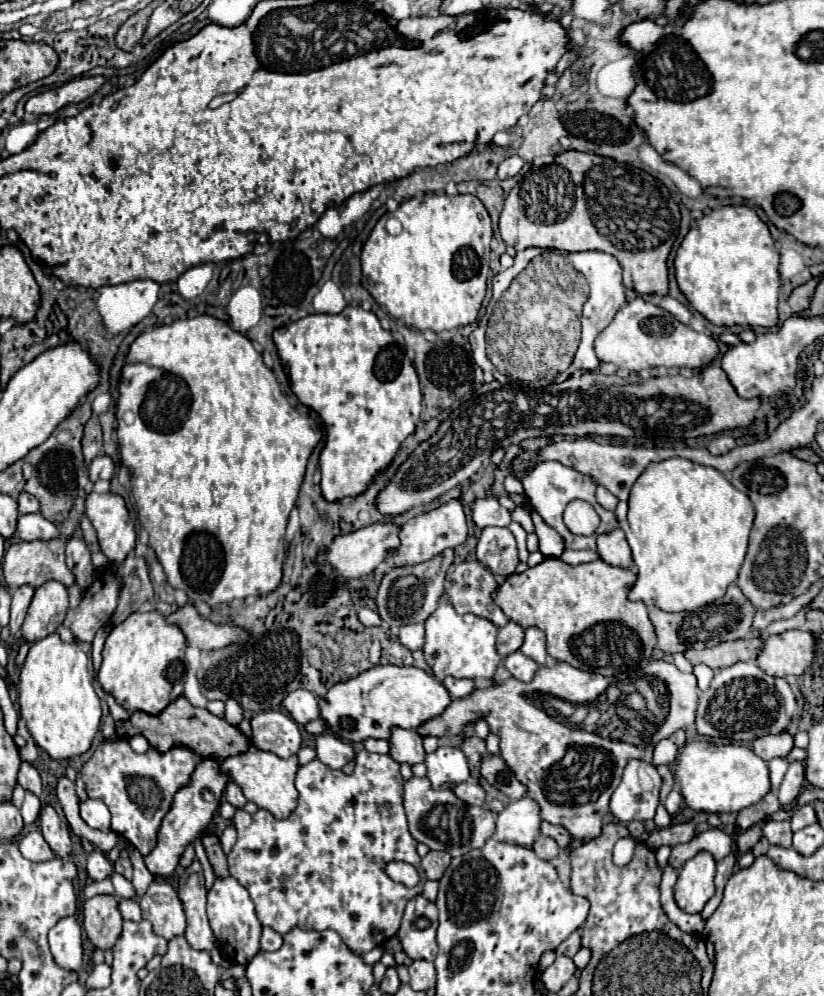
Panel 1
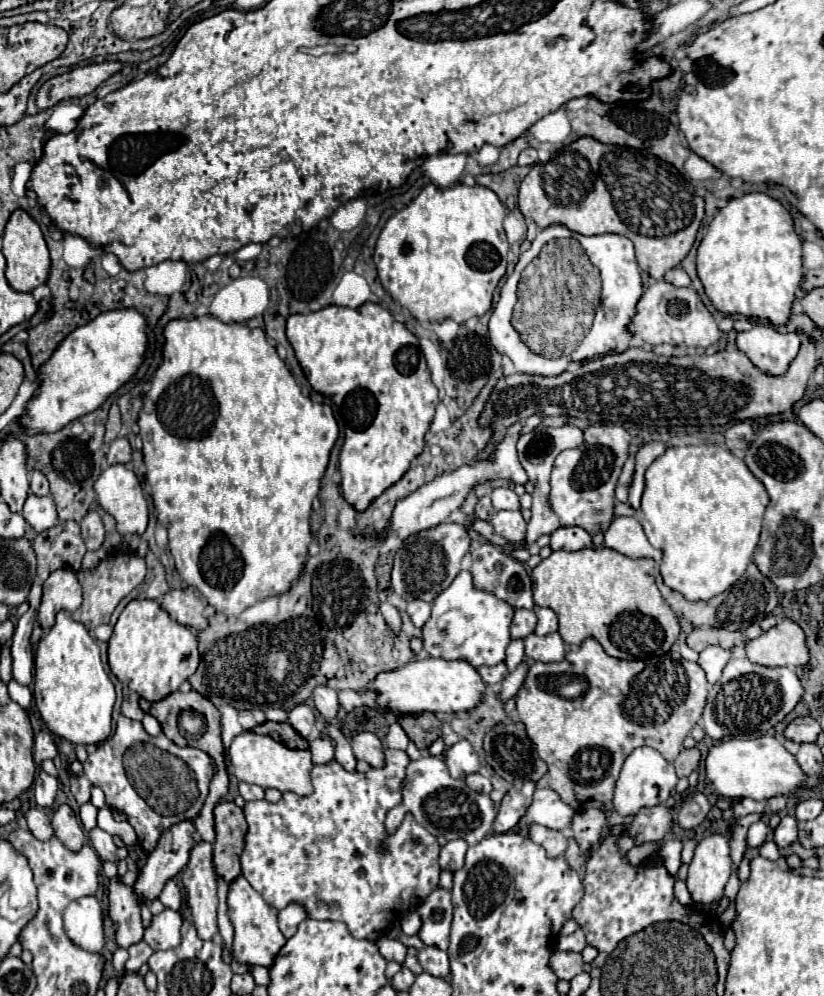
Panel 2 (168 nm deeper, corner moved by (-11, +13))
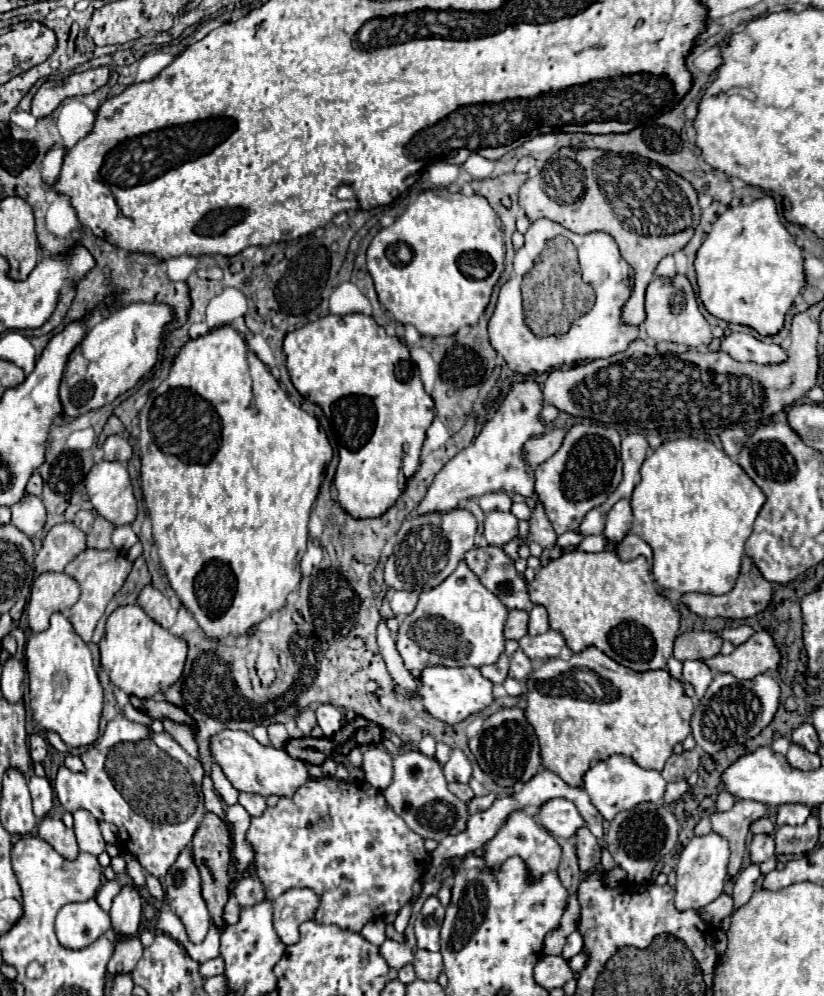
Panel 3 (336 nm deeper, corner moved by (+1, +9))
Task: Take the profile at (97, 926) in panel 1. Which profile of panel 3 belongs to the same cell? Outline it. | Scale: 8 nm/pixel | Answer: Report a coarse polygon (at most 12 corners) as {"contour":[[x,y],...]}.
{"contour":[[136,936],[114,940],[108,962],[112,974],[132,972],[142,956],[142,944]]}

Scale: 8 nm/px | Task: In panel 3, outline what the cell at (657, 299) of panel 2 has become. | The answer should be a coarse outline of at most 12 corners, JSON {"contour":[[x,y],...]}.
{"contour":[[684,274],[646,288],[644,328],[656,342],[712,342]]}

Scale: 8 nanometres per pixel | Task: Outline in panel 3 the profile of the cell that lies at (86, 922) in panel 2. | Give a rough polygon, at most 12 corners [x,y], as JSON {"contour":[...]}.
{"contour":[[96,900],[70,902],[56,916],[64,948],[80,950],[110,930]]}

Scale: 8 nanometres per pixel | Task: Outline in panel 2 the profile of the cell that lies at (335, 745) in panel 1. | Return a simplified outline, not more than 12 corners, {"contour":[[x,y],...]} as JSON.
{"contour":[[356,732],[352,750],[372,768],[384,766],[384,744],[372,732]]}

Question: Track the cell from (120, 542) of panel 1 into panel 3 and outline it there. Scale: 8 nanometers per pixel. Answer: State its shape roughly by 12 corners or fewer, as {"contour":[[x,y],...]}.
{"contour":[[94,464],[86,492],[116,528],[134,522],[136,498],[124,464]]}

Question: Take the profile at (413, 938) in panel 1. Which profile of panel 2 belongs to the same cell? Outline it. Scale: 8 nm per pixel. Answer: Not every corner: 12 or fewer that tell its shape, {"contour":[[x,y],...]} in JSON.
{"contour":[[432,890],[420,902],[418,932],[426,946],[448,950],[450,892]]}

